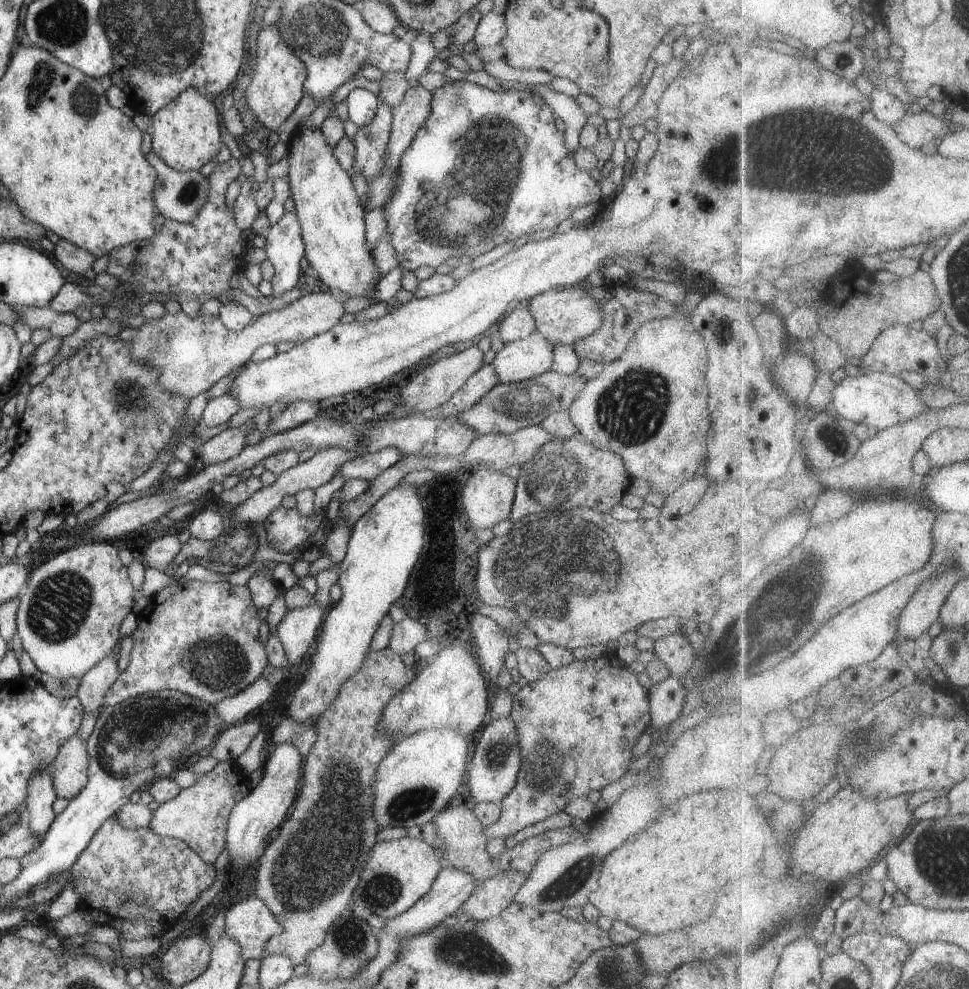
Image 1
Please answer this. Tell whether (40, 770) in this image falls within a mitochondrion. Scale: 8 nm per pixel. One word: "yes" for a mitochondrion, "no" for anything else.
no

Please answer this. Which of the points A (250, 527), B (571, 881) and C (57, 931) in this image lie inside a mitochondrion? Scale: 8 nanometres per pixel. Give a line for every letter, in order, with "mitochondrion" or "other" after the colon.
A: other
B: mitochondrion
C: other

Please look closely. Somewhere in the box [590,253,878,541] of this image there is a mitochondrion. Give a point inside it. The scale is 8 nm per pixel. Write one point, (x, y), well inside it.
(632, 413)

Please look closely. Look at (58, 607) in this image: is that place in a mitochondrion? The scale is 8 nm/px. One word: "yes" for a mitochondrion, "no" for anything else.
yes

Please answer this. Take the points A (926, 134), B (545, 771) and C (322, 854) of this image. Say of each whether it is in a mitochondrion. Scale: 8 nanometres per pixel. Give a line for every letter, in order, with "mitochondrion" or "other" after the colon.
A: other
B: mitochondrion
C: mitochondrion

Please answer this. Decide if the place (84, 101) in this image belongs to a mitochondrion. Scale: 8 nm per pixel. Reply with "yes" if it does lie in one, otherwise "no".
yes

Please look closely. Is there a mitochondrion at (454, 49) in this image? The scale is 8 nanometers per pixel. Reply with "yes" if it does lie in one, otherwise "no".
no

